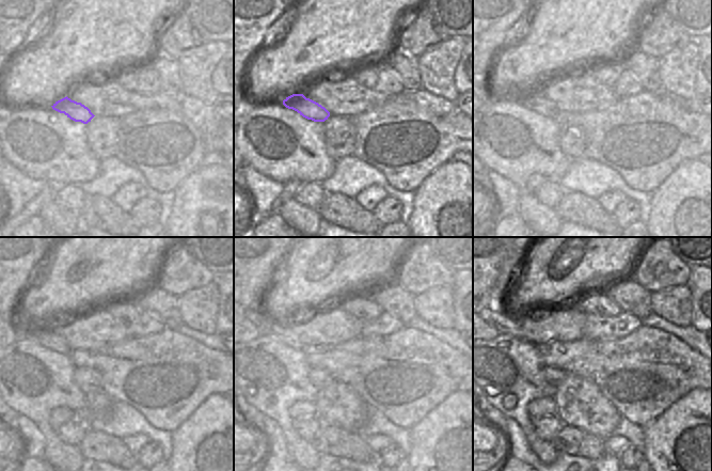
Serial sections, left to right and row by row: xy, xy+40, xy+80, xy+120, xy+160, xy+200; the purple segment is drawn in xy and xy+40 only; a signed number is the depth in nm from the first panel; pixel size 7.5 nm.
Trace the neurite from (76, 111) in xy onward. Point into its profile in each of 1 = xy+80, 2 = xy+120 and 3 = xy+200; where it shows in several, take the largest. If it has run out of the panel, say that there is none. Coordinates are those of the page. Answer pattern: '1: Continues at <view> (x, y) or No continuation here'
1: Continues at xy+80 (540, 105)
2: Continues at xy+120 (56, 342)
3: Continues at xy+200 (504, 327)

